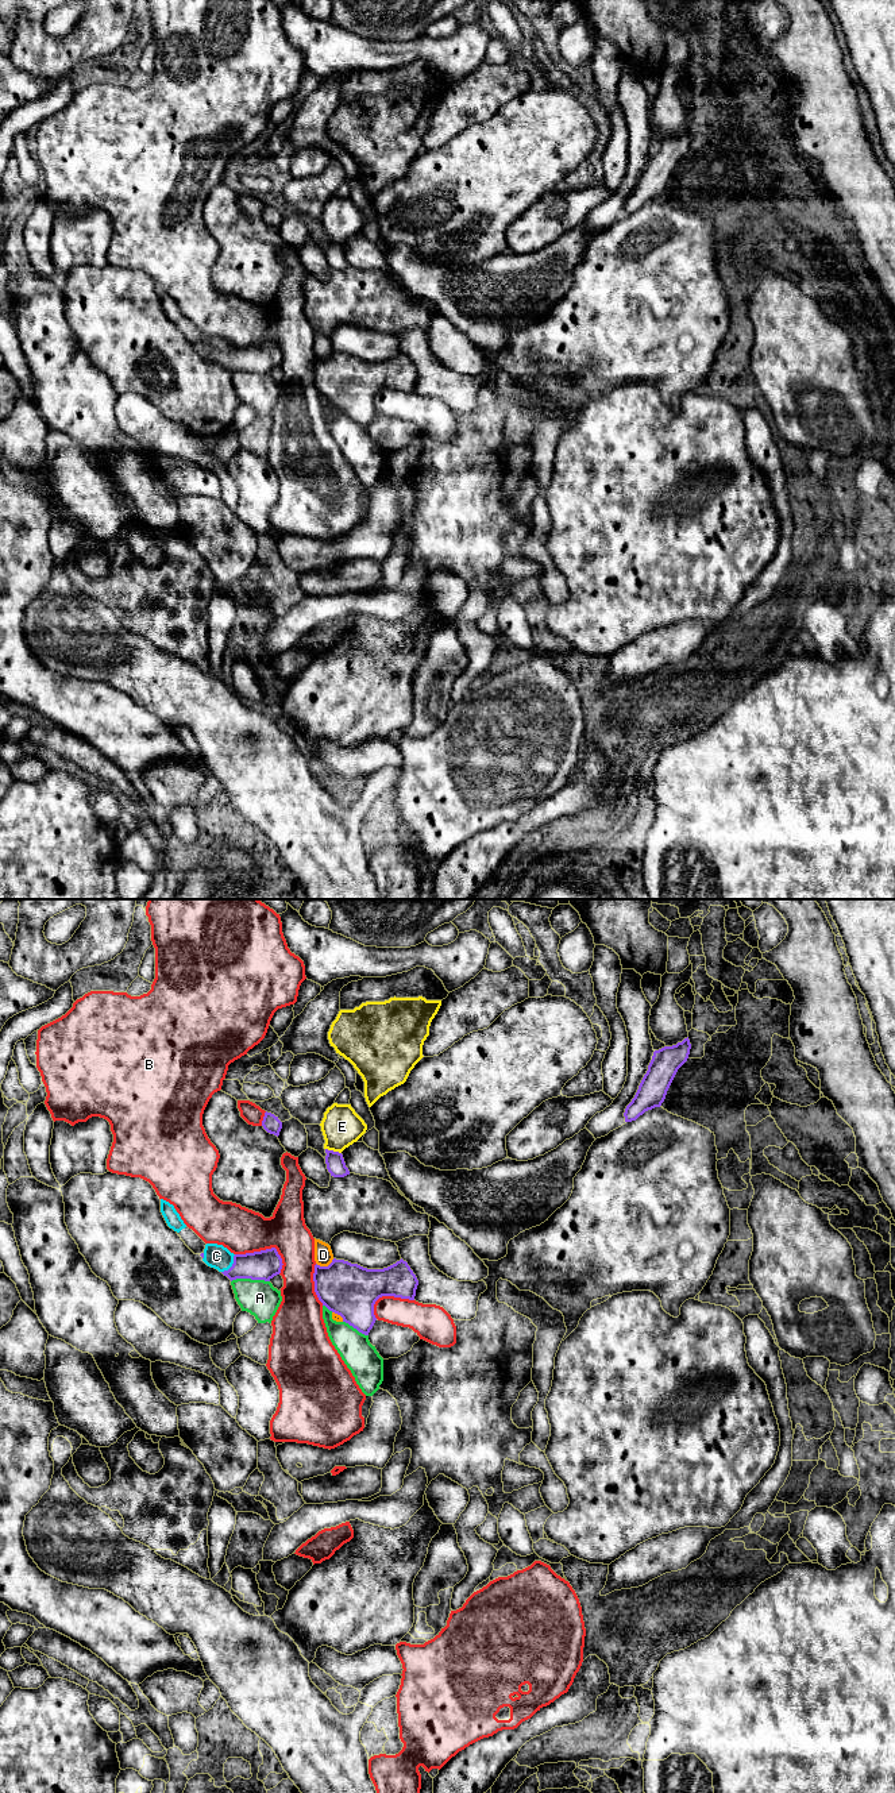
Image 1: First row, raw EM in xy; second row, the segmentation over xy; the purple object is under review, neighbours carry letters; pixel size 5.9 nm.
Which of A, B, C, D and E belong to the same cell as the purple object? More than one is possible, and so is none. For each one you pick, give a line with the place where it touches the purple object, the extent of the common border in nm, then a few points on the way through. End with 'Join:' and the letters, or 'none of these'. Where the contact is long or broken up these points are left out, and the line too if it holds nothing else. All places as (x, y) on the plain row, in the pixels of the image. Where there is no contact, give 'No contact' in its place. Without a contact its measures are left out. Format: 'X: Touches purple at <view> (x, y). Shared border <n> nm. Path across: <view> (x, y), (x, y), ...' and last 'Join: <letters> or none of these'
C: Touches purple at xy (232, 358). Shared border 140 nm. Path across: xy (259, 358), (232, 358), (216, 349)
Join: C

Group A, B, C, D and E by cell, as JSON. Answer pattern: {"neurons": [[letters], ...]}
{"neurons": [["A"], ["B"], ["C"], ["D"], ["E"]]}

